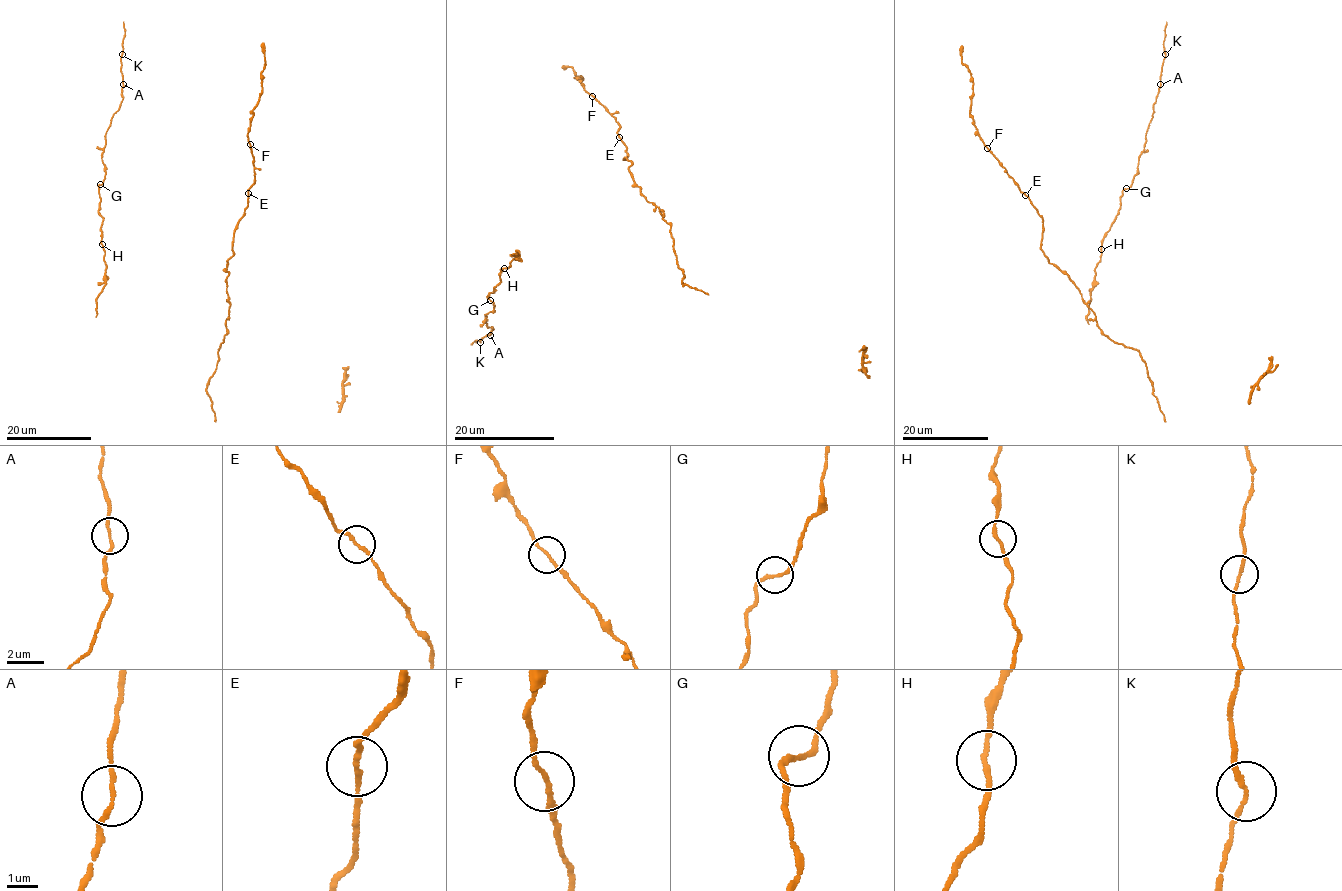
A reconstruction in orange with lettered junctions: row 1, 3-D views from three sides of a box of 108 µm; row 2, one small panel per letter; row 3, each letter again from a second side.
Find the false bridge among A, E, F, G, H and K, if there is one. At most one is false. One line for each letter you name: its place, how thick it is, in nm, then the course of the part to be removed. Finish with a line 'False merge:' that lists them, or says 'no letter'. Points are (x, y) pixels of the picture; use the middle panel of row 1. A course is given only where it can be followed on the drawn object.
False merge: no letter

